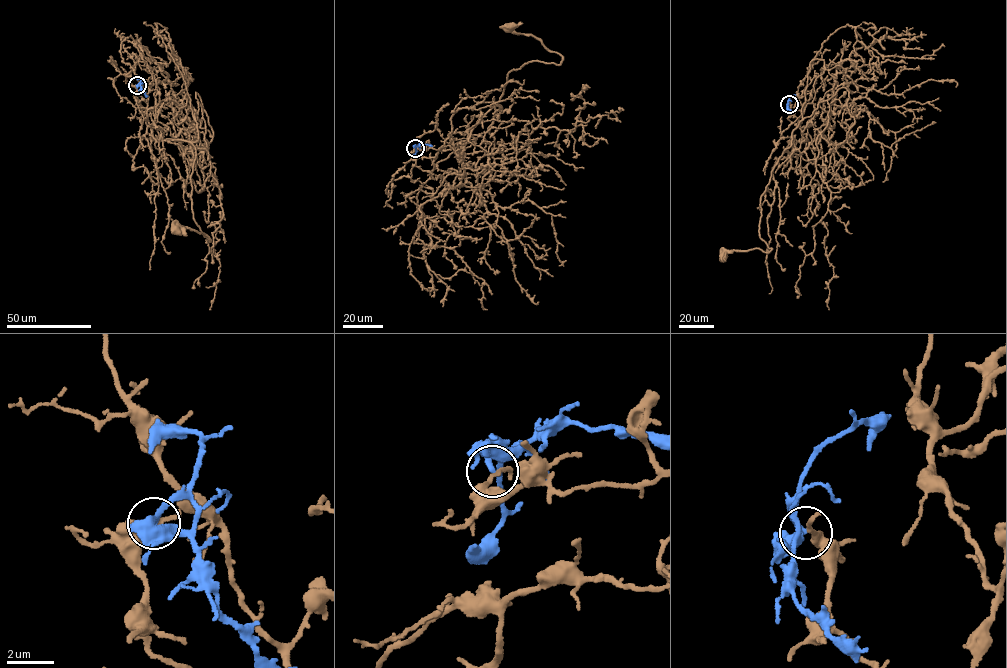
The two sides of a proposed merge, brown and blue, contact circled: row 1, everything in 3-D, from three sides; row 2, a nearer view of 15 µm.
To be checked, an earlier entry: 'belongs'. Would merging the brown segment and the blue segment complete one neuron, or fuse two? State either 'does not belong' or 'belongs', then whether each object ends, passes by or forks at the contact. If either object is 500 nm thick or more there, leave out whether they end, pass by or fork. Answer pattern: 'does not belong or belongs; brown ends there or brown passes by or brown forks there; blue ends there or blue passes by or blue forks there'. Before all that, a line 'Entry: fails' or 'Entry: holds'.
Entry: fails
does not belong; brown passes by; blue ends there

